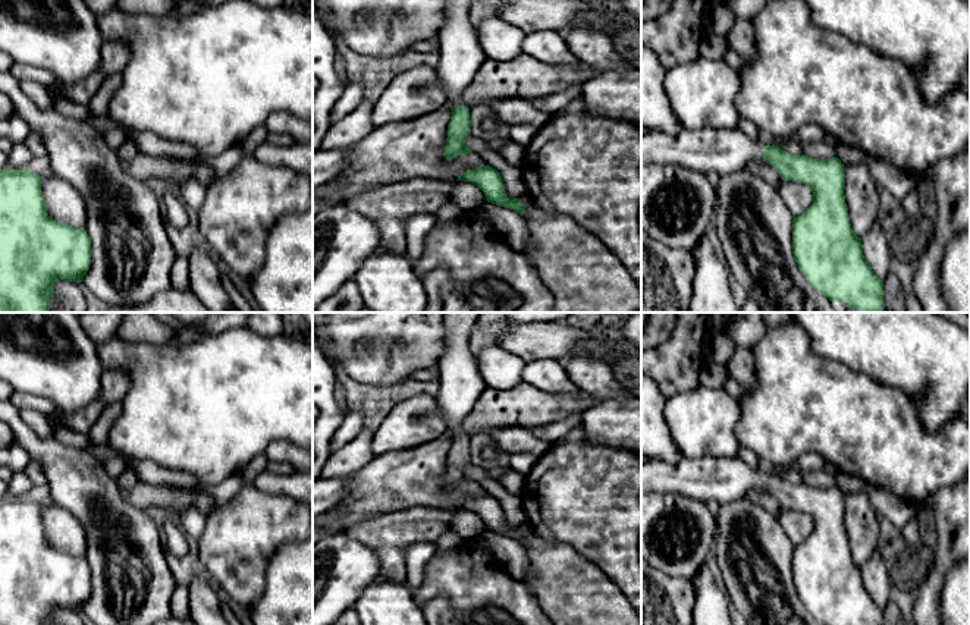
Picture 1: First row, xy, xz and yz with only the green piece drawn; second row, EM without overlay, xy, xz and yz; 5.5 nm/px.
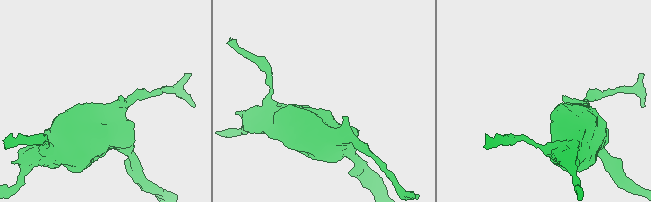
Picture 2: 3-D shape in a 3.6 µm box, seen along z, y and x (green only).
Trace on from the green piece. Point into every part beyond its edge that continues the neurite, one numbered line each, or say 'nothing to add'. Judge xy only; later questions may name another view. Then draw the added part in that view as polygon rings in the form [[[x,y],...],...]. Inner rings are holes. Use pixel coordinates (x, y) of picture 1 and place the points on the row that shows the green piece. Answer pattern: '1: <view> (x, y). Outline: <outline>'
nothing to add

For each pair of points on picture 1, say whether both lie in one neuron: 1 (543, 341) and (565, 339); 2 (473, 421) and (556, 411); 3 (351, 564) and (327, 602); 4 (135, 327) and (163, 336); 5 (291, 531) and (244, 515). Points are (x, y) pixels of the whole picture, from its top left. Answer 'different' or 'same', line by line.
1: same
2: same
3: same
4: same
5: same

